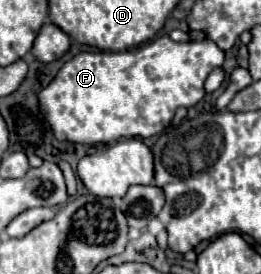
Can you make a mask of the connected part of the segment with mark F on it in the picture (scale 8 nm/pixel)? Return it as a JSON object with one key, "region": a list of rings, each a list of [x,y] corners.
{"region":[[[169,35],[131,51],[79,53],[39,91],[39,111],[59,141],[109,145],[127,137],[153,137],[173,121],[179,107],[193,107],[205,97],[203,83],[223,59],[223,51],[211,39],[175,43]]]}

